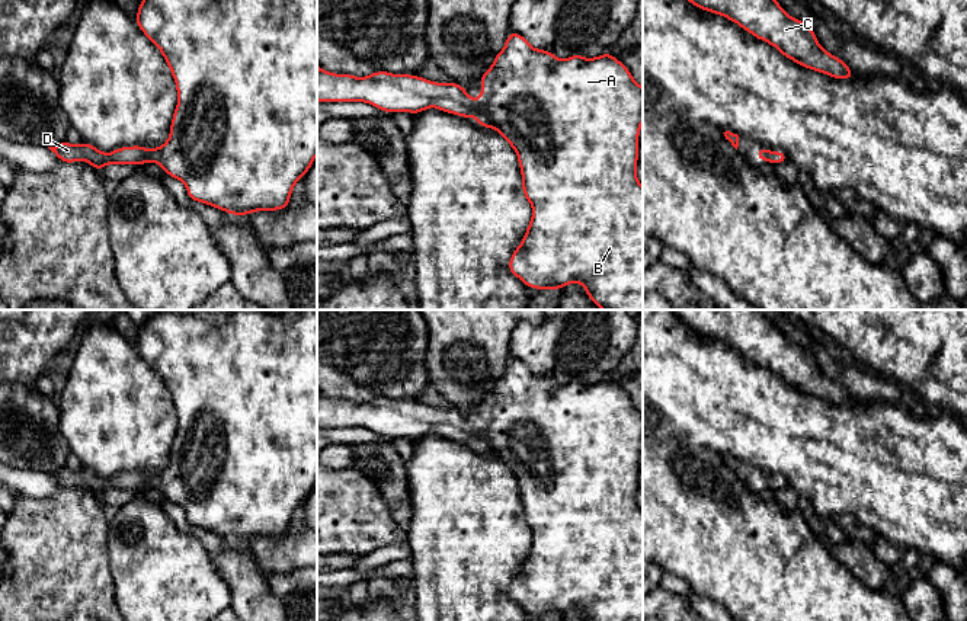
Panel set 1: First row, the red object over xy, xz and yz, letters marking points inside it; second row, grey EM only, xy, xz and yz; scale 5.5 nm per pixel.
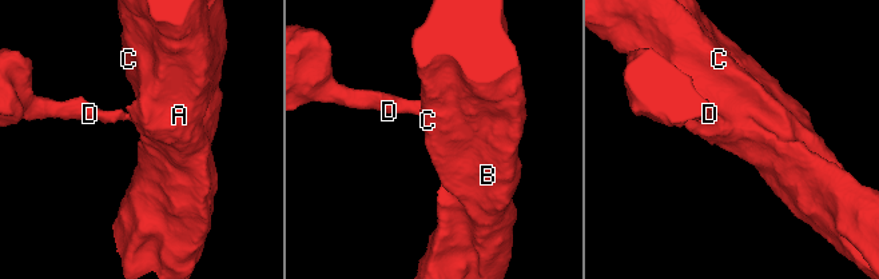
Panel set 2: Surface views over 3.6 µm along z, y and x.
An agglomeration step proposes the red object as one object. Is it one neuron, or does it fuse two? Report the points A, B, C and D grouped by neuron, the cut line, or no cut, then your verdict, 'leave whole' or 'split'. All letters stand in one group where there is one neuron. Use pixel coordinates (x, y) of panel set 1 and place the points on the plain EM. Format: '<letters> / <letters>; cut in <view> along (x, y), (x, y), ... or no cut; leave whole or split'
A B C D; no cut; leave whole

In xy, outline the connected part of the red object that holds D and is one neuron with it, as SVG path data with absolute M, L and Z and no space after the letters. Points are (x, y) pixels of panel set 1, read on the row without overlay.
M160 310L150 314L140 327L135 348L143 359L160 375L176 409L179 426L170 449L167 467L148 476L141 471L119 473L112 478L103 478L92 470L70 470L67 465L55 473L48 473L61 487L87 487L93 494L100 496L106 490L145 490L157 489L166 500L179 505L192 526L211 531L231 541L249 541L256 537L286 535L295 509L307 500L317 481L317 310L230 310L220 323L209 323L195 314L179 314L173 310Z

